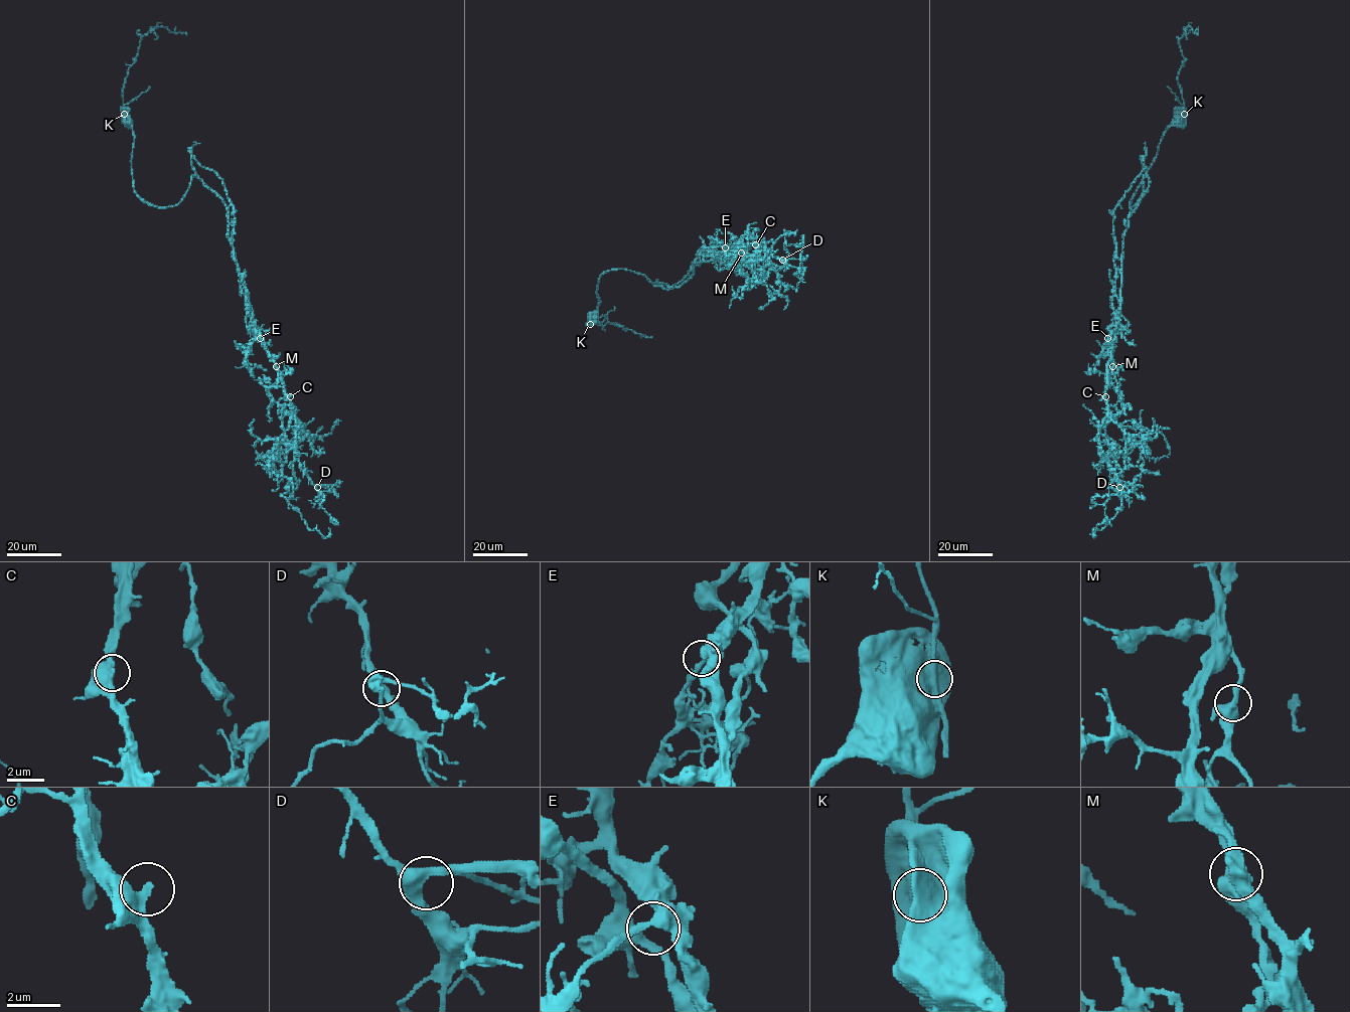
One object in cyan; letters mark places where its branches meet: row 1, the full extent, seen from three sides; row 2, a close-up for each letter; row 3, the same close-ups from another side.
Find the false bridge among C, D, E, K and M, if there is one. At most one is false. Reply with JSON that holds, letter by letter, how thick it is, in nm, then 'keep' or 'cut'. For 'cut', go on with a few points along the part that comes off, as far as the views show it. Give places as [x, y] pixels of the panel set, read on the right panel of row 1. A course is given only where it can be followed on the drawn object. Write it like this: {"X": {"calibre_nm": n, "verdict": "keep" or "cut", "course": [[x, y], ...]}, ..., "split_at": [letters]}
{"C": {"calibre_nm": 480, "verdict": "keep"}, "D": {"calibre_nm": 400, "verdict": "keep"}, "E": {"calibre_nm": 360, "verdict": "keep"}, "K": {"calibre_nm": 950, "verdict": "cut", "course": [[1184, 114], [1177, 78], [1184, 62], [1179, 40], [1188, 27], [1197, 34]]}, "M": {"calibre_nm": 550, "verdict": "keep"}, "split_at": ["K"]}

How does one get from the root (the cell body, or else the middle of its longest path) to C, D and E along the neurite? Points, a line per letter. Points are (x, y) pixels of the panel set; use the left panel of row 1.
C: (125, 124), (134, 136), (133, 187), (140, 197), (177, 205), (196, 176), (224, 204), (256, 331), (290, 395)
D: (125, 124), (140, 197), (177, 205), (196, 176), (224, 204), (256, 331), (295, 418), (299, 466), (317, 487)
E: (125, 124), (134, 136), (133, 187), (140, 197), (177, 205), (196, 176), (224, 204), (260, 338)

